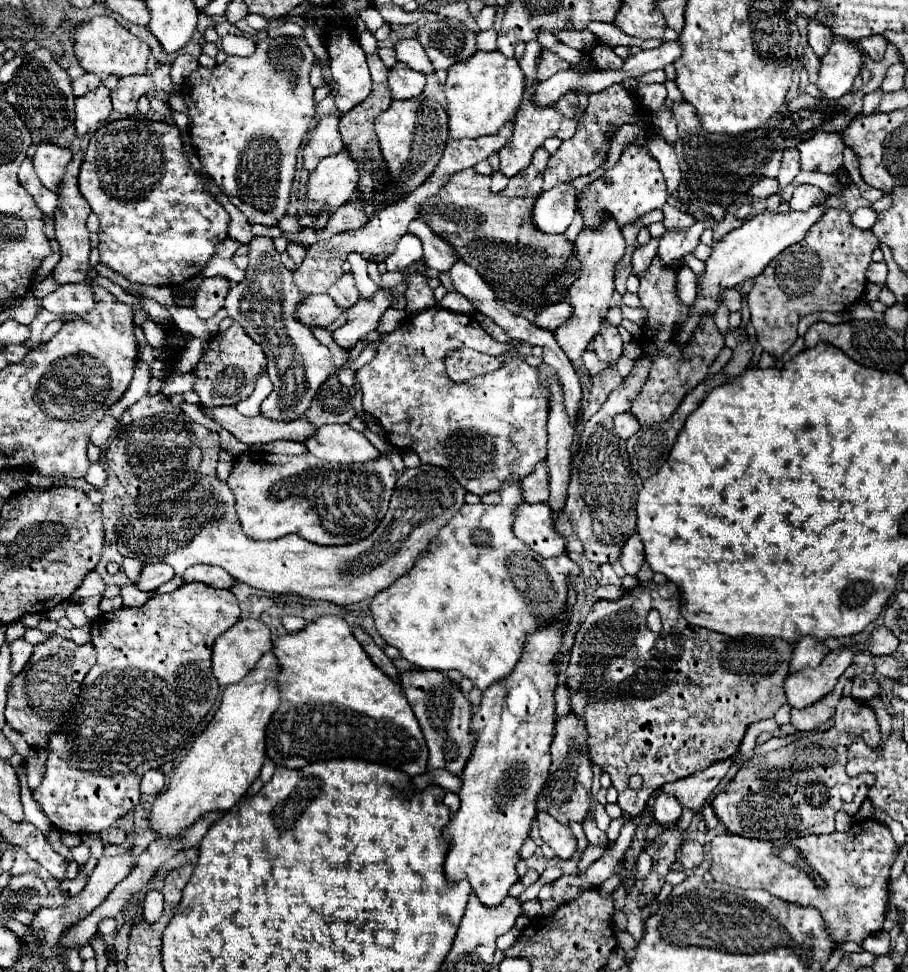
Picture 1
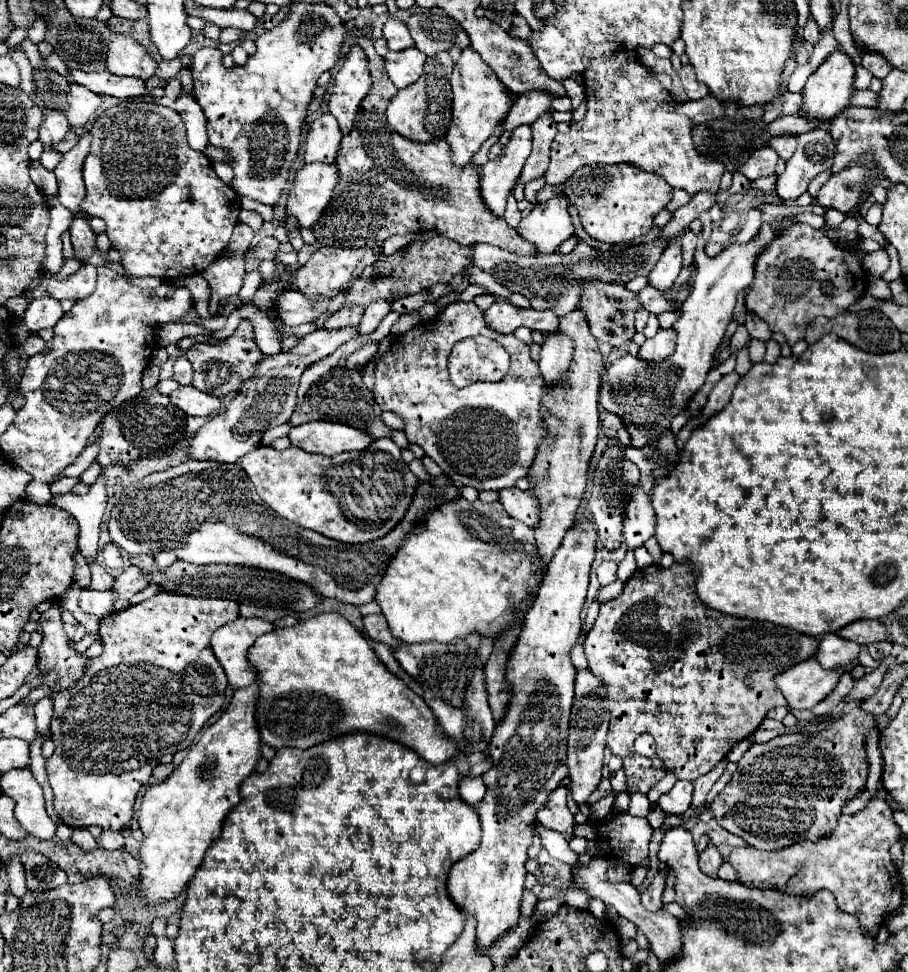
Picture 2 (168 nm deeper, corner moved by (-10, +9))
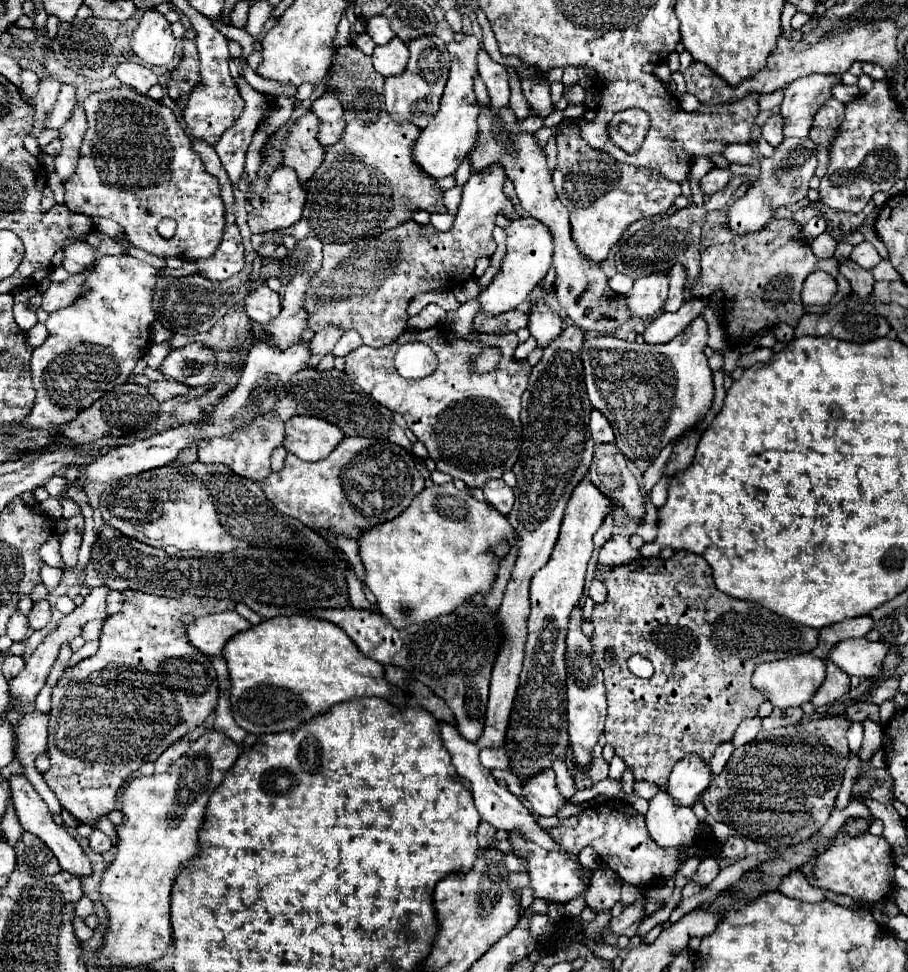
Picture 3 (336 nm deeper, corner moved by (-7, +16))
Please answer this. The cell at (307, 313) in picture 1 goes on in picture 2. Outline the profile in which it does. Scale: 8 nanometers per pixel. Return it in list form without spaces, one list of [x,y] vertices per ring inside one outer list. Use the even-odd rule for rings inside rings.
[[[287,291],[277,299],[277,317],[285,325],[313,323],[317,317],[329,311],[333,299],[309,299],[301,291]]]

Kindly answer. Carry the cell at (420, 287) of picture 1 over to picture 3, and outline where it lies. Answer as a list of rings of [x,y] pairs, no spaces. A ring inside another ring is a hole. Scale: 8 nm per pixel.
[[[494,166],[488,174],[472,174],[466,186],[462,188],[462,204],[454,218],[454,224],[446,232],[438,232],[432,224],[418,224],[414,220],[406,220],[400,226],[382,232],[380,236],[372,236],[360,242],[348,244],[324,244],[324,262],[316,278],[310,280],[310,292],[306,292],[306,312],[308,326],[306,330],[320,332],[326,326],[338,326],[344,332],[356,330],[364,344],[372,348],[380,348],[392,344],[406,328],[408,304],[414,296],[432,290],[452,290],[474,276],[474,262],[480,256],[492,256],[496,250],[496,242],[492,238],[494,222],[500,208],[512,210],[512,204],[502,192],[502,184],[506,182],[506,174],[500,166]]]

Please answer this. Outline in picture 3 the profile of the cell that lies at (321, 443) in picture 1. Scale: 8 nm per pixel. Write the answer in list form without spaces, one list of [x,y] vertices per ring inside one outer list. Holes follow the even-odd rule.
[[[292,416],[284,422],[284,448],[304,462],[318,462],[326,458],[332,448],[344,438],[338,426],[320,418]]]

